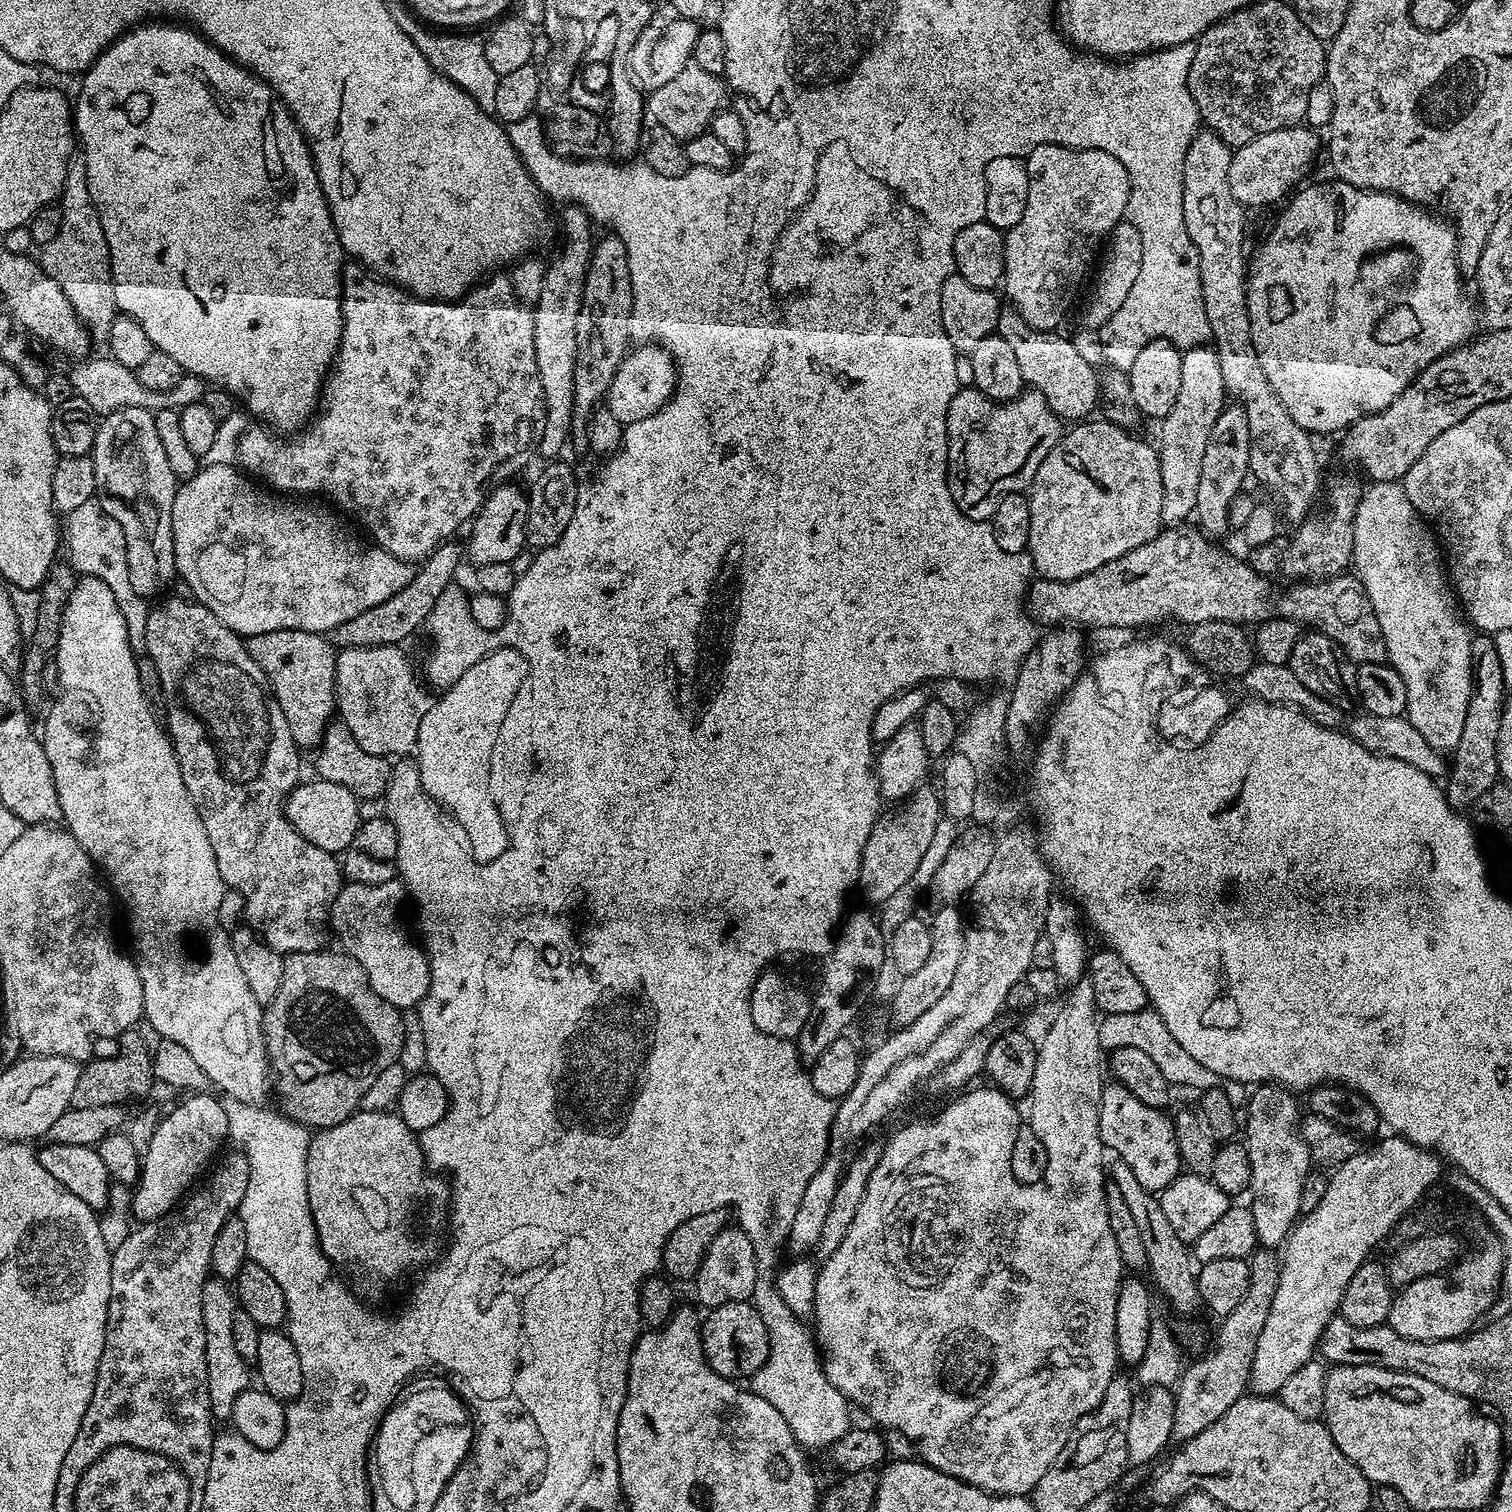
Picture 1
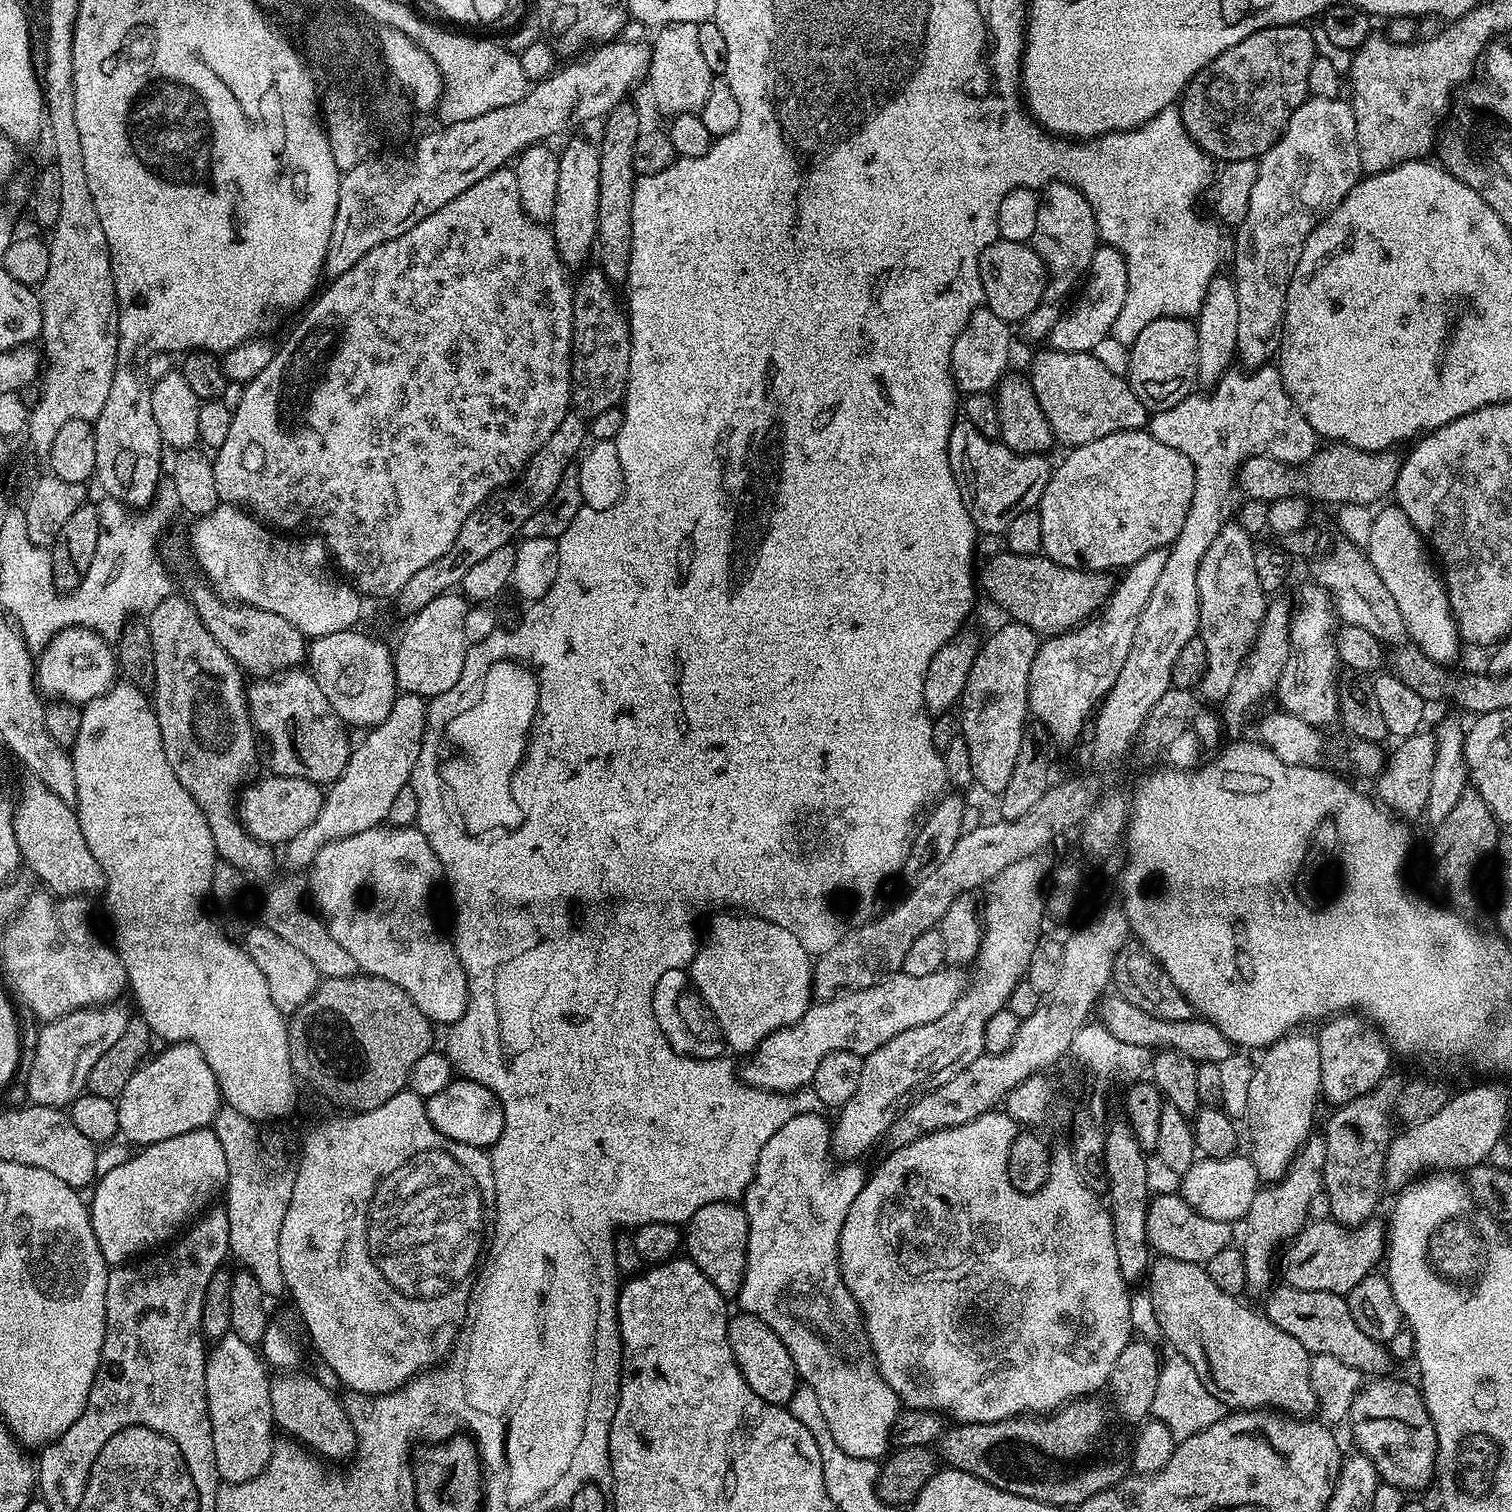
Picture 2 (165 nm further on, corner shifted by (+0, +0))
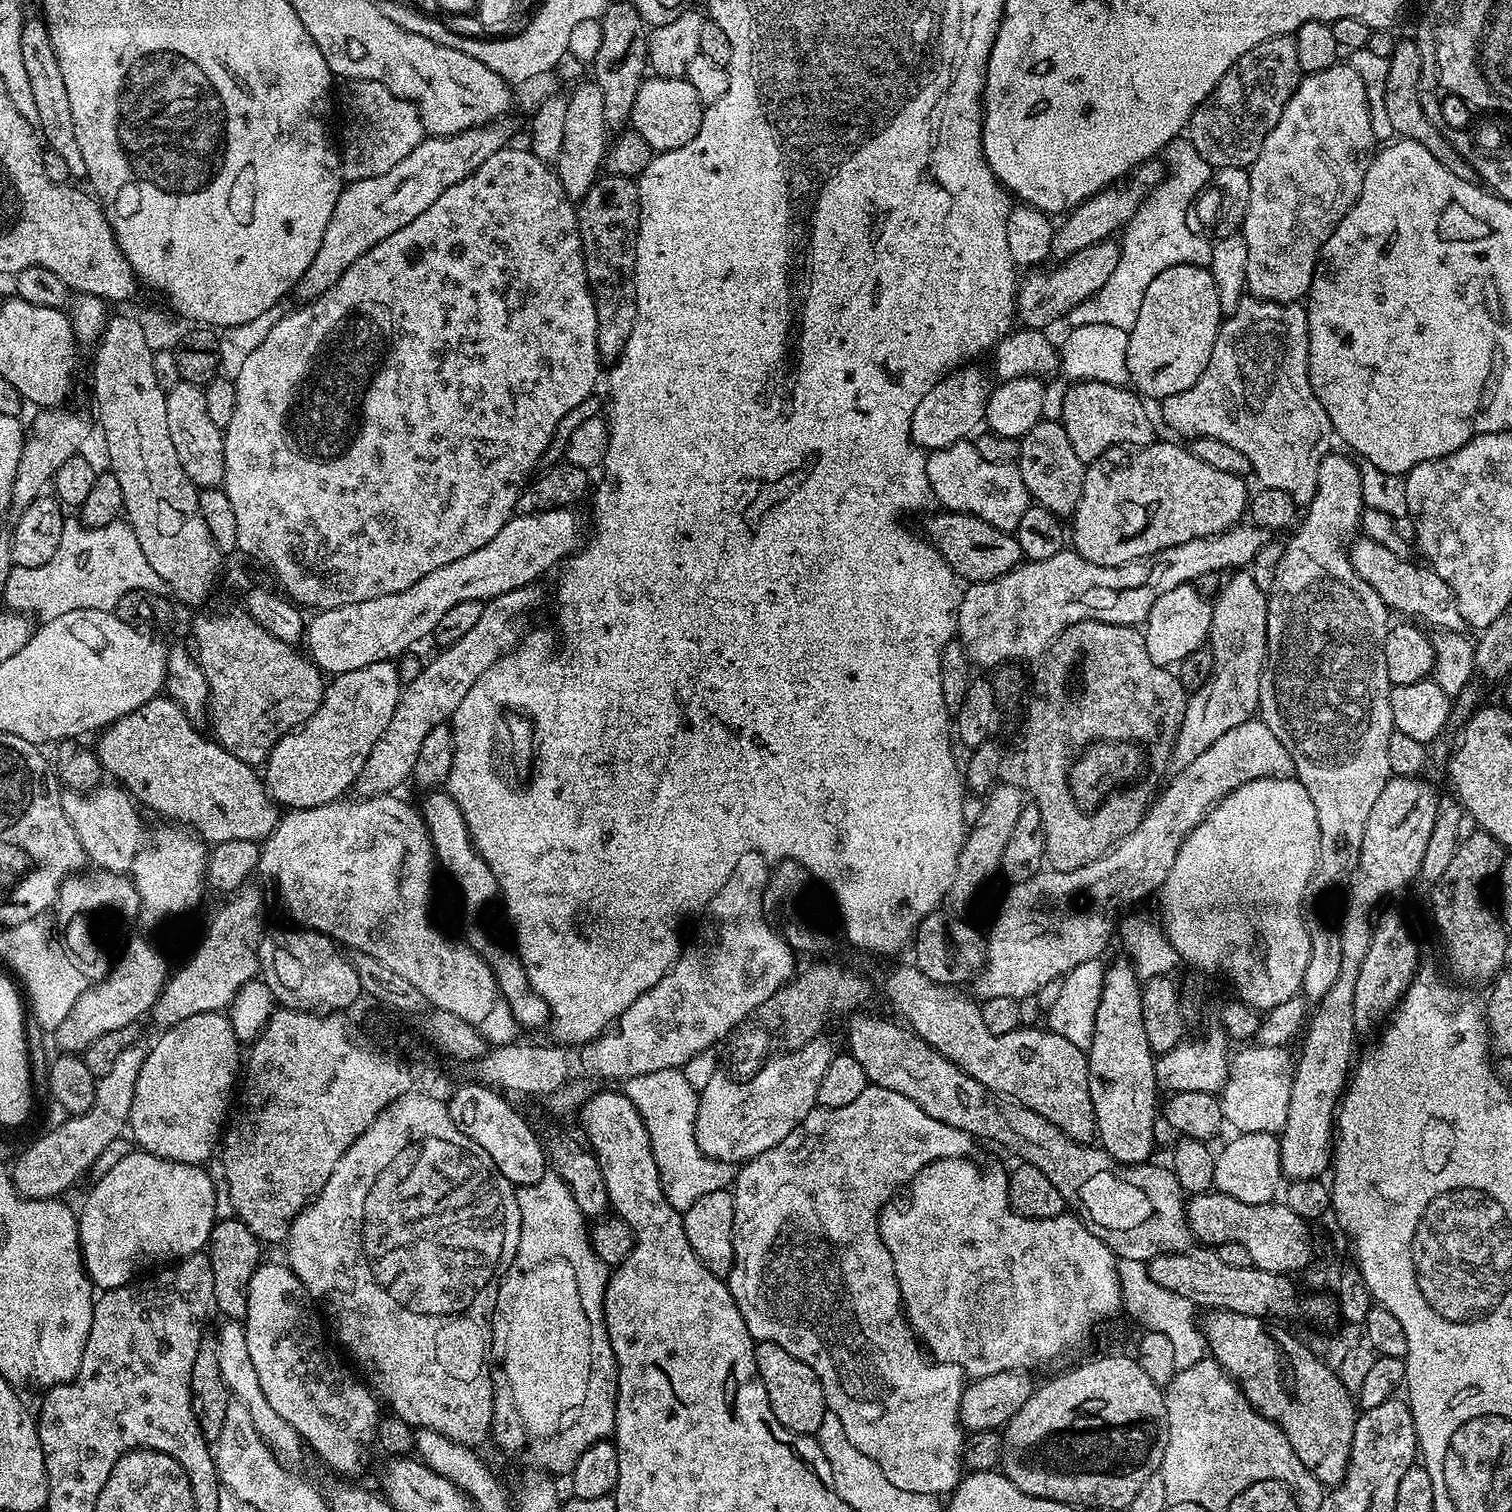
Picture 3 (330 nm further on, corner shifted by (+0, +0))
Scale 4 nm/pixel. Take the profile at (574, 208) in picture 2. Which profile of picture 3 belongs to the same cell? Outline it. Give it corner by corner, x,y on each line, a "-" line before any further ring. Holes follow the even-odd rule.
595,82
575,85
572,96
567,97
566,130
562,137
562,150
554,161
554,171
569,200
578,202
594,186
601,175
605,155
610,145
610,129
606,122
606,110
602,110
602,90

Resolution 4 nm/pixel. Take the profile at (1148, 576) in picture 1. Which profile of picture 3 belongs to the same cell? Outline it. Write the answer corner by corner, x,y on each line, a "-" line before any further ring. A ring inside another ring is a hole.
940,510
937,513
937,516
928,524
928,532
932,535
931,543
940,551
940,557
943,558
946,567
952,571
953,577
960,579
961,576
964,582
981,584
1005,576
1007,572
1011,572
1021,563
1020,547
1013,533
998,530
994,526
990,526
988,522
982,522
977,516
971,516
965,512

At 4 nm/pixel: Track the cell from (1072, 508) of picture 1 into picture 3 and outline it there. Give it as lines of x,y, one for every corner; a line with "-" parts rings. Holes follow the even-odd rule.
1153,442
1135,450
1124,446
1112,448
1085,467
1080,501
1070,517
1070,544
1082,558
1098,566
1122,566
1182,542
1216,536
1245,519
1250,499
1245,477
1206,466
1187,447
1160,443

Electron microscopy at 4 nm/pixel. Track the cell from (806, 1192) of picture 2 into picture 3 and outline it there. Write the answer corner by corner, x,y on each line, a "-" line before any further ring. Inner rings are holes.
869,1084
857,1100
850,1106
841,1108
821,1108
810,1110
800,1125
778,1146
766,1150
761,1156
747,1161
734,1176
734,1266
726,1277
726,1283
742,1318
746,1322
746,1330
750,1330
752,1339
757,1342
774,1342
786,1350
786,1354
794,1354
798,1362
806,1362
814,1374
818,1374
818,1382
822,1382
824,1397
828,1403
828,1411
838,1414
838,1422
842,1422
842,1430
846,1430
846,1438
870,1462
878,1462
878,1470
886,1474
889,1482
894,1482
898,1490
910,1490
910,1494
930,1494
943,1497
951,1494
959,1486
962,1473
966,1468
964,1450
966,1447
966,1429
960,1423
960,1403
964,1397
966,1377
957,1364
942,1364
933,1360
931,1355
916,1339
908,1317
904,1315
904,1305
900,1302
898,1278
894,1274
894,1258
890,1258
890,1250
880,1237
880,1213
885,1211
888,1199
895,1194
896,1188
911,1185
912,1180
926,1165
935,1160
945,1160
948,1156
971,1157
974,1137
960,1128
946,1126
946,1122
938,1122
938,1118
930,1118
926,1110
918,1110
910,1098
902,1098
894,1090
886,1090
877,1084

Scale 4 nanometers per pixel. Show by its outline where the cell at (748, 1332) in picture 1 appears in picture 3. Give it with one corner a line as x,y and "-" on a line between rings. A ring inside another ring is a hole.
774,1342
757,1343
756,1373
762,1378
762,1386
766,1386
774,1418
778,1418
778,1422
786,1426
786,1430
796,1432
799,1436
815,1436
822,1426
822,1418
828,1413
828,1403
822,1382
818,1382
818,1374
814,1374
814,1370
810,1370
806,1362
798,1362
794,1354
786,1354
786,1350
782,1350
782,1346

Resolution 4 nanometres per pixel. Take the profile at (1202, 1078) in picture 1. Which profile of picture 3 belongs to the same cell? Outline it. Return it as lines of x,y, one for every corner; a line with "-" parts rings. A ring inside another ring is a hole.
1244,1046
1240,1053
1230,1060
1228,1081
1224,1084
1219,1097
1222,1114
1227,1127
1242,1132
1271,1132
1279,1134
1286,1126
1286,1118
1290,1110
1290,1094
1292,1090
1292,1073
1294,1060
1287,1047
1263,1048

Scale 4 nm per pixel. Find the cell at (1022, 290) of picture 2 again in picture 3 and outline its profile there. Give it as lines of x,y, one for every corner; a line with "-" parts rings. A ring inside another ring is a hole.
1109,238
1103,240
1101,244
1091,244
1086,246
1086,250
1078,250
1078,254
1074,254
1070,259
1057,263
1056,268
1048,268
1045,272
1042,270
1029,271
1028,277
1019,281
1016,290
1016,311
1019,323
1024,328
1035,328
1037,330
1047,329
1047,324
1052,324
1055,320
1063,321
1068,315
1068,311
1077,308
1079,304
1083,304
1096,293
1102,290
1102,286
1106,286
1106,282
1110,280
1110,274
1114,274
1114,270
1120,261
1120,245
1115,239

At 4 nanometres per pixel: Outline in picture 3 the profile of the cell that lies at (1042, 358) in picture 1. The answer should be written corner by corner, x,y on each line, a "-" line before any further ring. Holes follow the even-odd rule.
1082,380
1067,389
1059,421
1066,430
1066,438
1070,438
1074,454
1082,461
1091,462
1112,448
1144,448
1157,439
1156,428
1143,403
1145,401
1127,387

